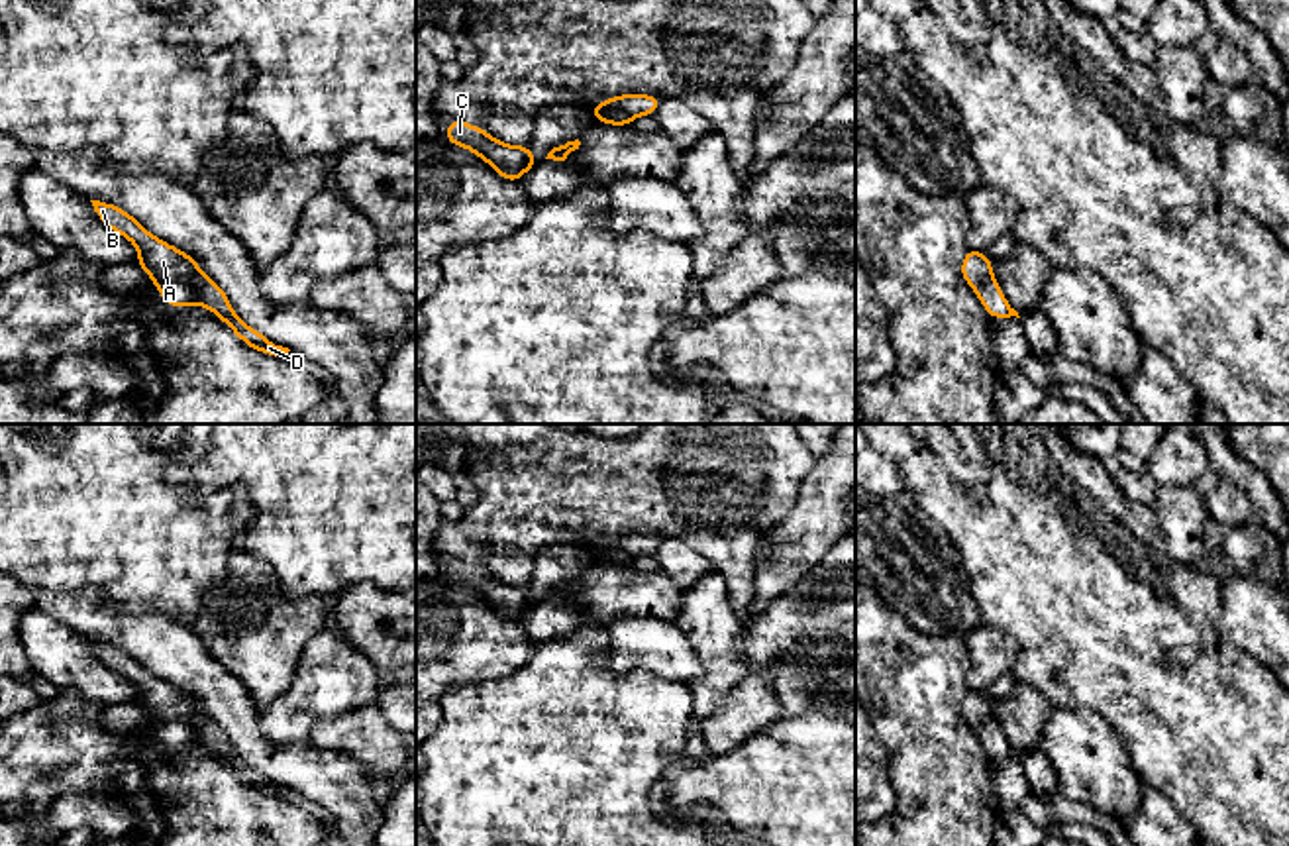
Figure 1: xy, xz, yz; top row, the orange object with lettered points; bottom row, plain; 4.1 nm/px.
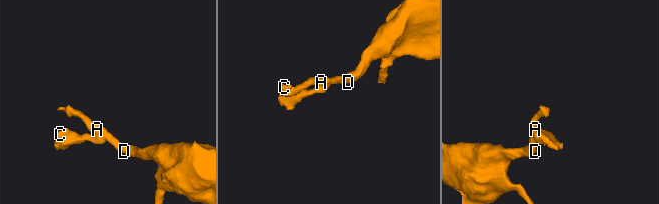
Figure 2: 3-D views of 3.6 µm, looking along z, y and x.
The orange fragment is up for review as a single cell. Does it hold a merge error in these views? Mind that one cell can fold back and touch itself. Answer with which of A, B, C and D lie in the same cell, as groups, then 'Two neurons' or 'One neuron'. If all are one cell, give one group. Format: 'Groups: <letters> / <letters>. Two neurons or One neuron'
Groups: A B D / C. Two neurons

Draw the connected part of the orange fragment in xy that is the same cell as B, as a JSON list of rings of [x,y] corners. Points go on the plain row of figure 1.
[[[90,642],[106,667],[124,675],[137,687],[137,705],[151,716],[153,724],[165,720],[180,720],[194,732],[202,748],[210,748],[251,789],[275,797],[290,791],[288,787],[275,785],[261,771],[249,767],[233,752],[228,734],[200,711],[194,697],[155,677],[126,650],[110,642]]]

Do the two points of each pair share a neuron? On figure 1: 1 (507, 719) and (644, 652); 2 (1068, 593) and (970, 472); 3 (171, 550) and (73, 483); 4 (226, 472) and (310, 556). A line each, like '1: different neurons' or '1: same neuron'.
1: different neurons
2: different neurons
3: same neuron
4: same neuron

